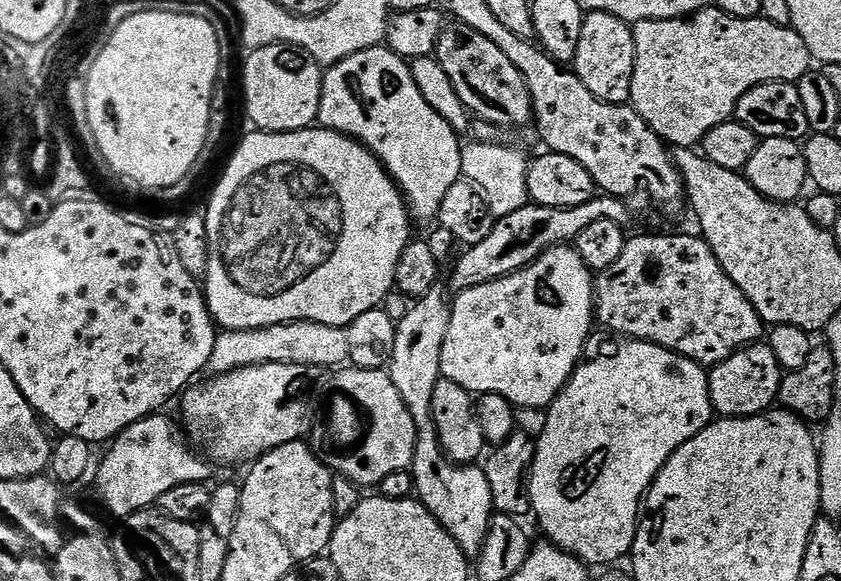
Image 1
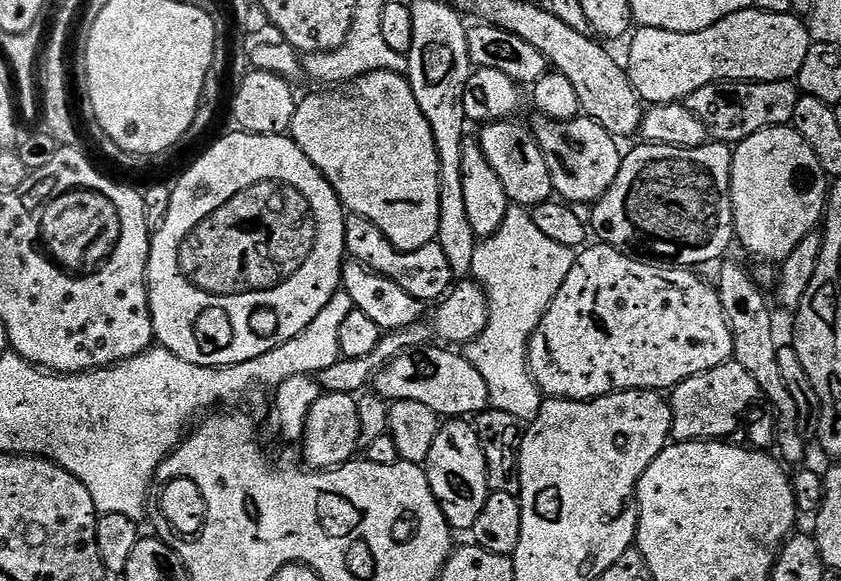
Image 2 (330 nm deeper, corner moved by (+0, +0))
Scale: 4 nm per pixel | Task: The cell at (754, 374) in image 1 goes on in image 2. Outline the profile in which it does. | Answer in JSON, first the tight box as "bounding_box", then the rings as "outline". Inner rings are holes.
{"bounding_box":[670,359,761,442],"outline":[[[736,359],[714,366],[702,374],[686,378],[670,392],[672,406],[671,439],[676,442],[686,440],[724,440],[732,431],[741,427],[742,421],[761,399],[758,382],[740,365]]]}

